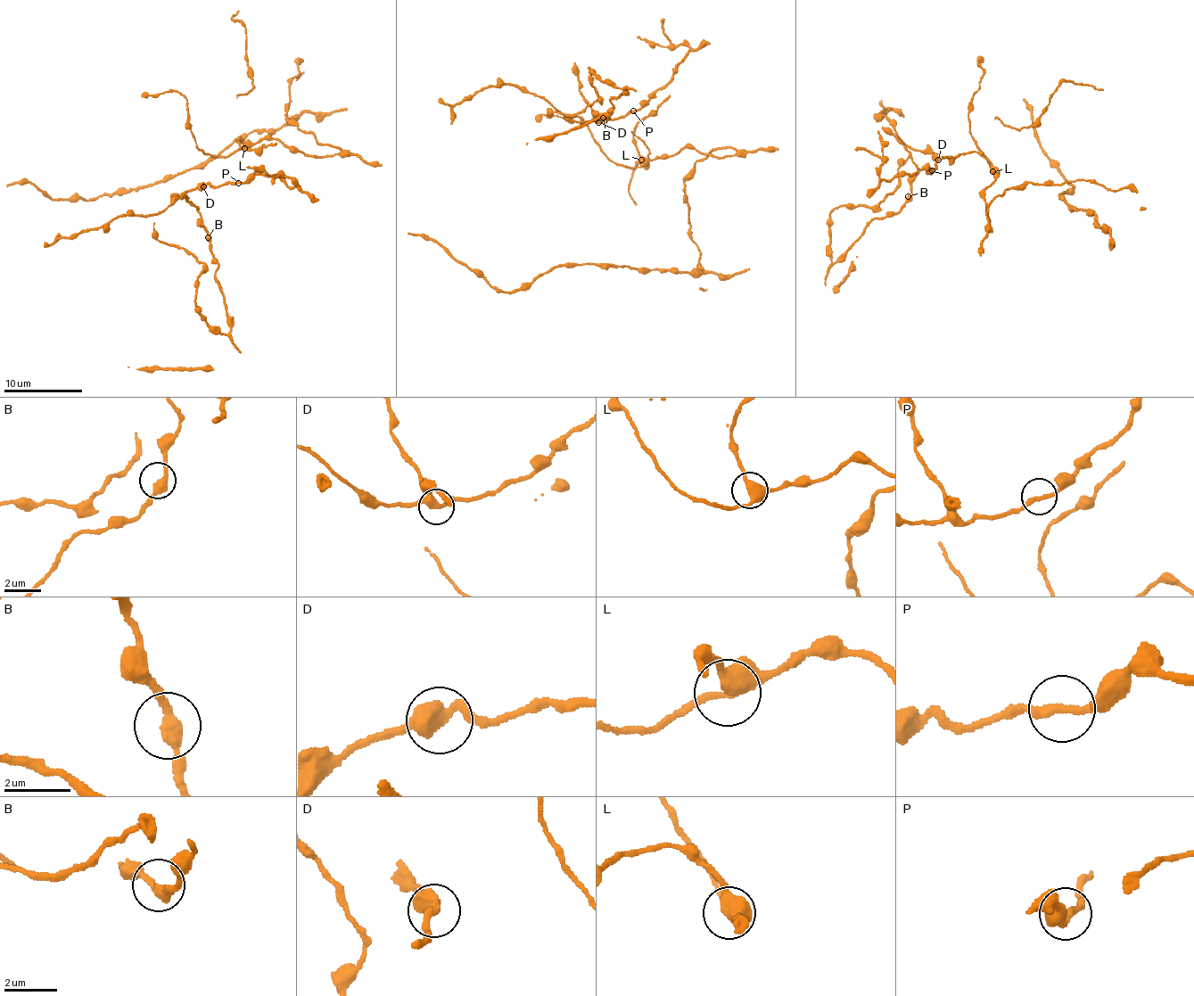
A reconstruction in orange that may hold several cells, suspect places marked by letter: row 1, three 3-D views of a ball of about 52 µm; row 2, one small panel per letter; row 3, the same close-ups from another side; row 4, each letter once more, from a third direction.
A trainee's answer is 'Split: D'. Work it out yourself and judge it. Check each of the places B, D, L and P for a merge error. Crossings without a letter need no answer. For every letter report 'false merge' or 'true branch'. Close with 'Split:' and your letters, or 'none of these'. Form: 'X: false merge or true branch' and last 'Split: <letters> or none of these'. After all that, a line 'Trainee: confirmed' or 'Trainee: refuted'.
B: true branch
D: true branch
L: true branch
P: true branch
Split: none of these
Trainee: refuted

